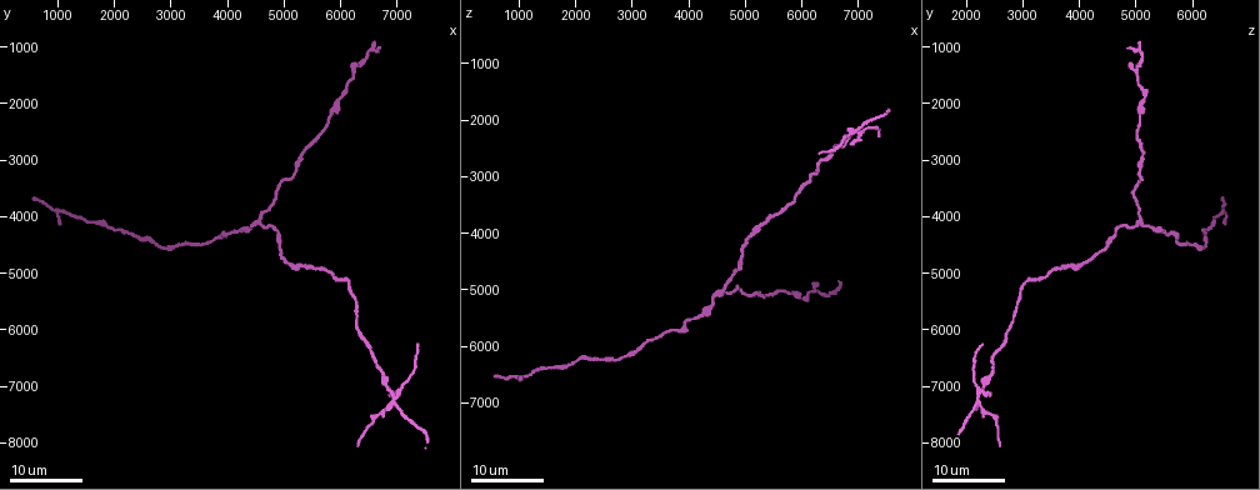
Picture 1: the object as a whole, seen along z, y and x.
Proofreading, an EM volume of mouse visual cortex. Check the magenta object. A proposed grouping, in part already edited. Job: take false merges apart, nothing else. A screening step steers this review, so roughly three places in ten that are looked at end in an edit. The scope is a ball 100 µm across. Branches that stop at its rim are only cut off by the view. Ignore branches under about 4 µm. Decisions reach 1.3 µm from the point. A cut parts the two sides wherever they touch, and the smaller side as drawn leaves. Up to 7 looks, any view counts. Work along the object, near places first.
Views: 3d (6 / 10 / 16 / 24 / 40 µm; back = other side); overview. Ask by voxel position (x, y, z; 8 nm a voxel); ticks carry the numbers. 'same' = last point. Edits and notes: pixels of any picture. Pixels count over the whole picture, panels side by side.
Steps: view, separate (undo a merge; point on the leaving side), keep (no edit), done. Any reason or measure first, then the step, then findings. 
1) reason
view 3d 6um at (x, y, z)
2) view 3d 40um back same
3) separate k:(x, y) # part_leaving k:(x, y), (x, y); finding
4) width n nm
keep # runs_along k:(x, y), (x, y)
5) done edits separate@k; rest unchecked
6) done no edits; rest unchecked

view 3d 16um at (4550, 4100, 5100)

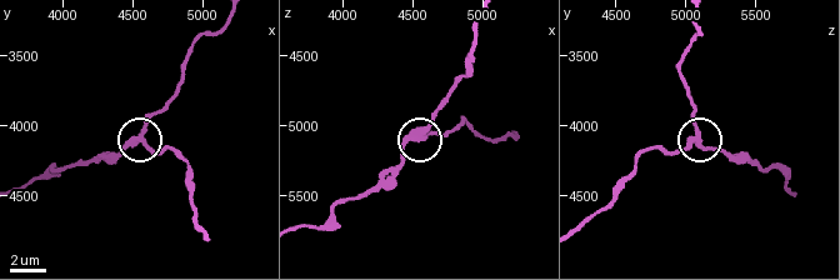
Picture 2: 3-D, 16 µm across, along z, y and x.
view 3d 6um at (4520, 4080, 5060)

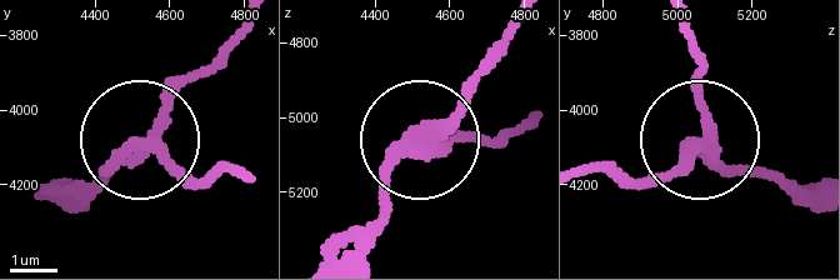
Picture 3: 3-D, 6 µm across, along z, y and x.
separate 3:(178, 90) # part_leaving 3:(145, 143), (236, 28); a second cell is stuck on

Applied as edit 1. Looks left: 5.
thick turns thin
view 3d 16um at (2650, 4450, 6250)

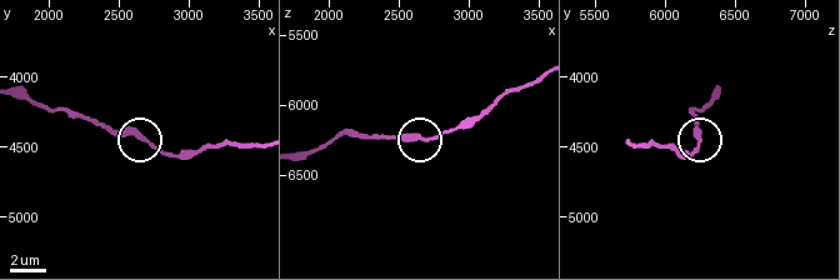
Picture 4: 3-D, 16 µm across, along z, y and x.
view 3d 6um at (2680, 4440, 6240)

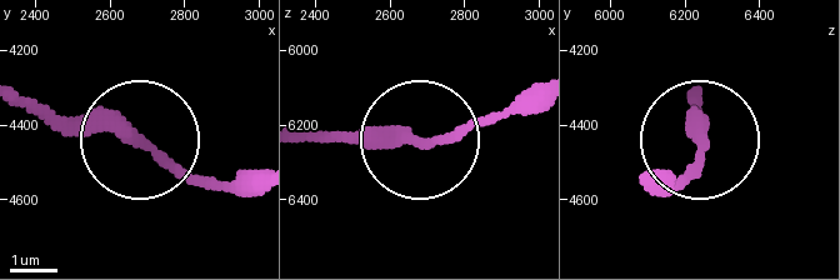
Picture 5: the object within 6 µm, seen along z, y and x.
width 270 nm
keep # runs_along 5:(258, 180), (199, 180), (126, 140), (68, 133), (31, 113); one cell here

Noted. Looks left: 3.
narrows sharply
view 3d 24um at (6250, 5750, 2800)

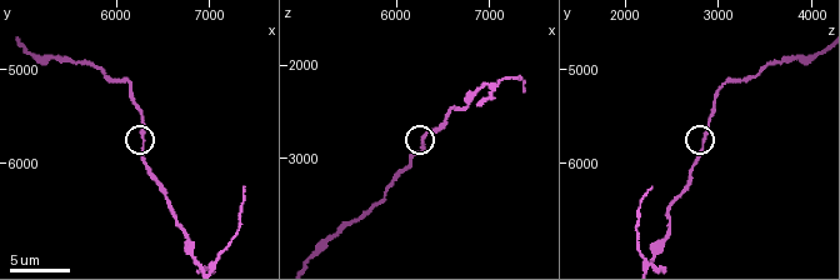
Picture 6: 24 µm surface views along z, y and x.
view 3d 6um at (6300, 5750, 2850)

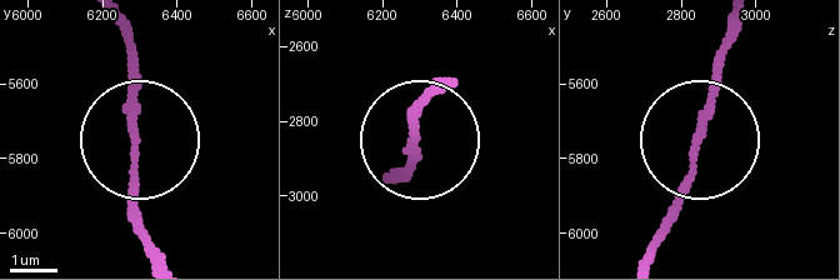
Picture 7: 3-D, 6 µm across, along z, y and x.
keep # runs_along 7:(114, 25), (138, 85), (145, 253); one cell here

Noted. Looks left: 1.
done edits separate@3; rest unchecked

